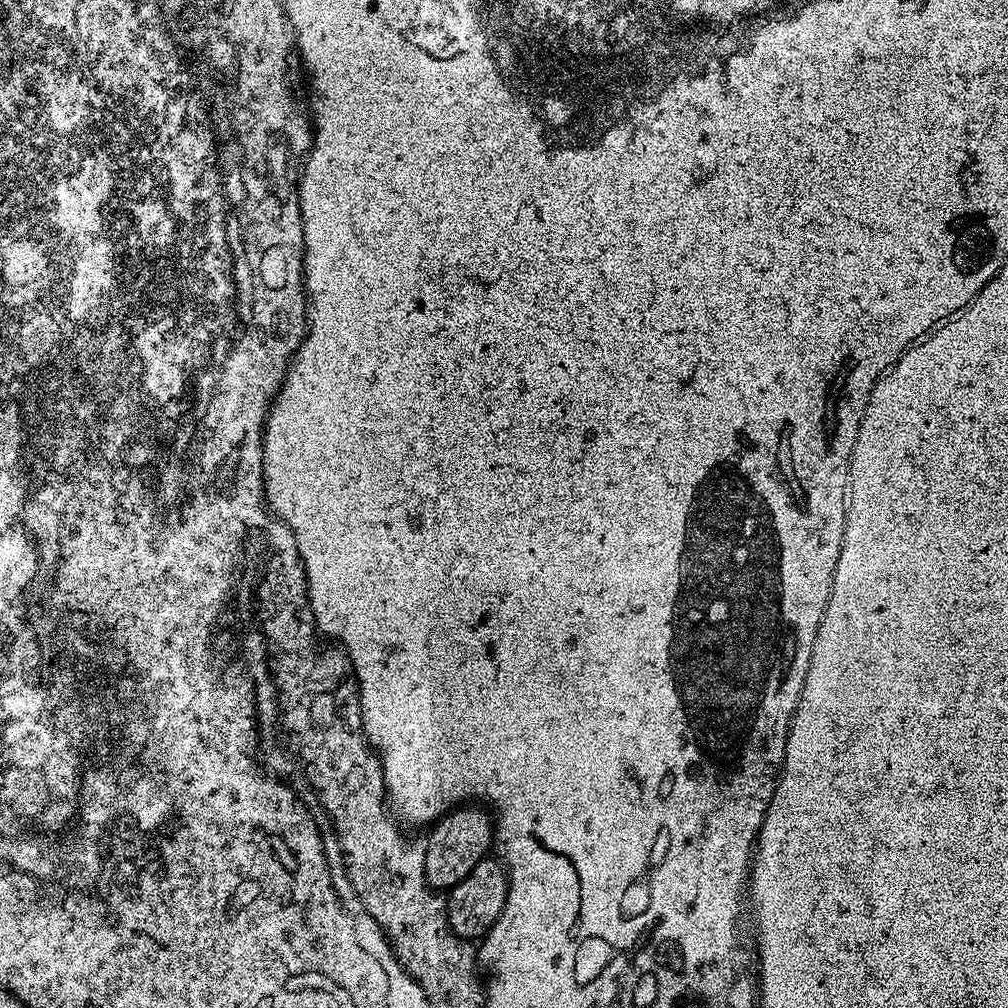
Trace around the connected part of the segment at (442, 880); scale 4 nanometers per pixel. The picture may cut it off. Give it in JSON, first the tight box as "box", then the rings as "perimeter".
{"box":[423,806,494,890],"perimeter":[[[457,806],[435,821],[430,831],[432,833],[428,840],[423,841],[423,846],[426,878],[433,890],[450,890],[462,882],[462,878],[466,878],[466,874],[470,874],[470,870],[474,870],[474,866],[478,866],[478,862],[485,859],[494,848],[494,820],[480,806]]]}

